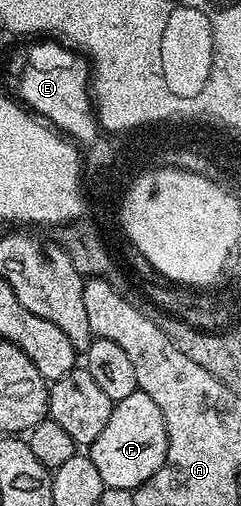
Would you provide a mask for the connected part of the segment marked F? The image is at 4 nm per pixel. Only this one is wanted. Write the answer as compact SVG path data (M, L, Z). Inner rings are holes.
M137 391L130 398L122 398L112 405L110 422L102 429L102 434L94 438L90 446L90 455L94 466L98 466L98 474L102 474L105 488L137 488L150 474L162 466L166 458L166 450L170 441L166 434L166 422L162 418L162 410L154 403L150 394Z

